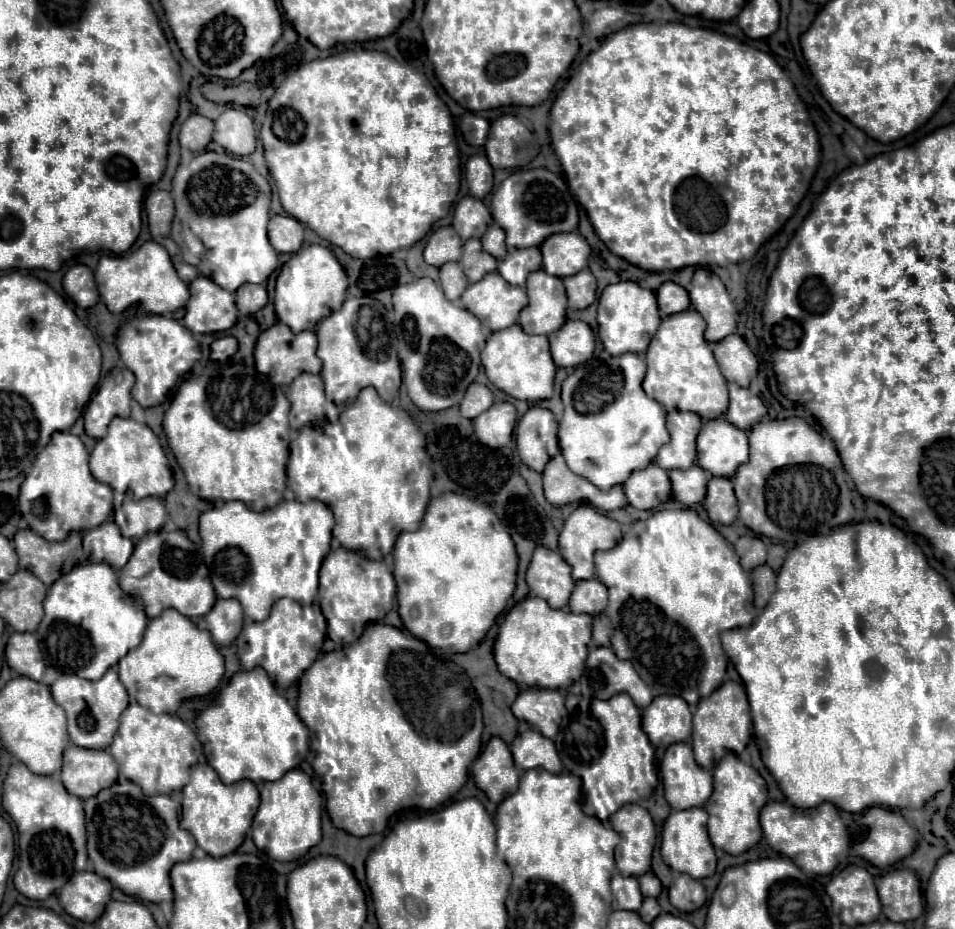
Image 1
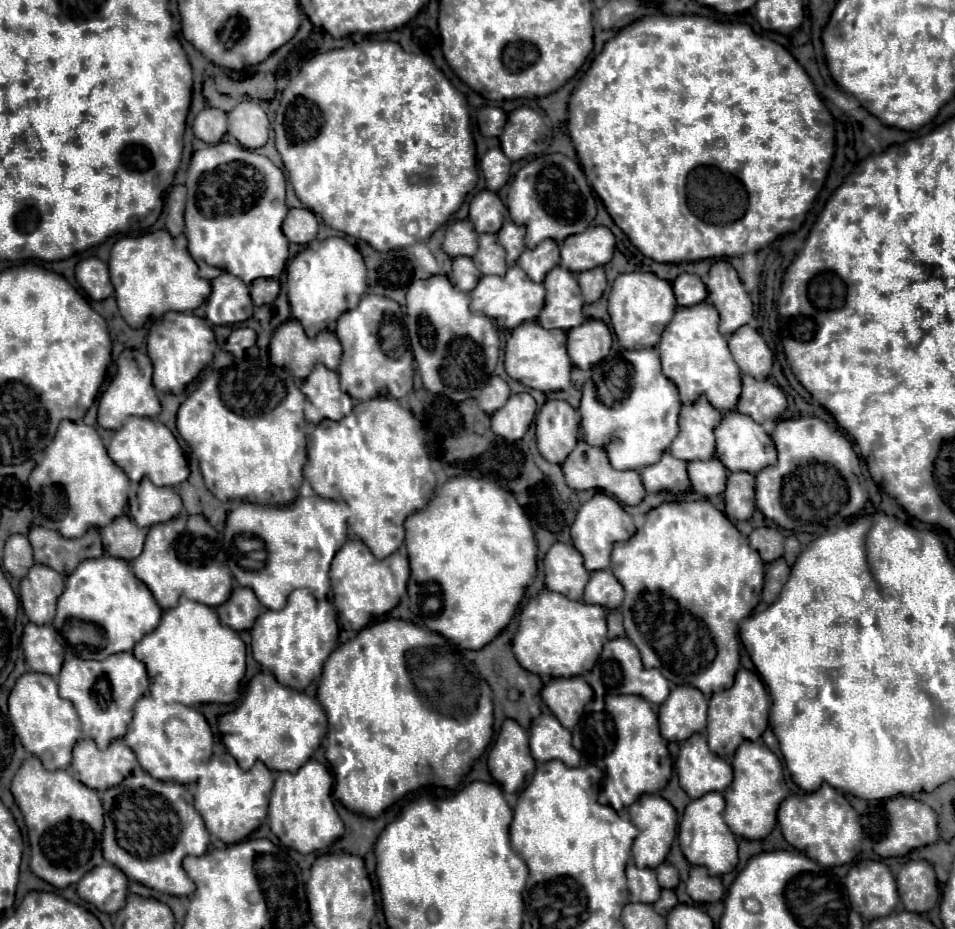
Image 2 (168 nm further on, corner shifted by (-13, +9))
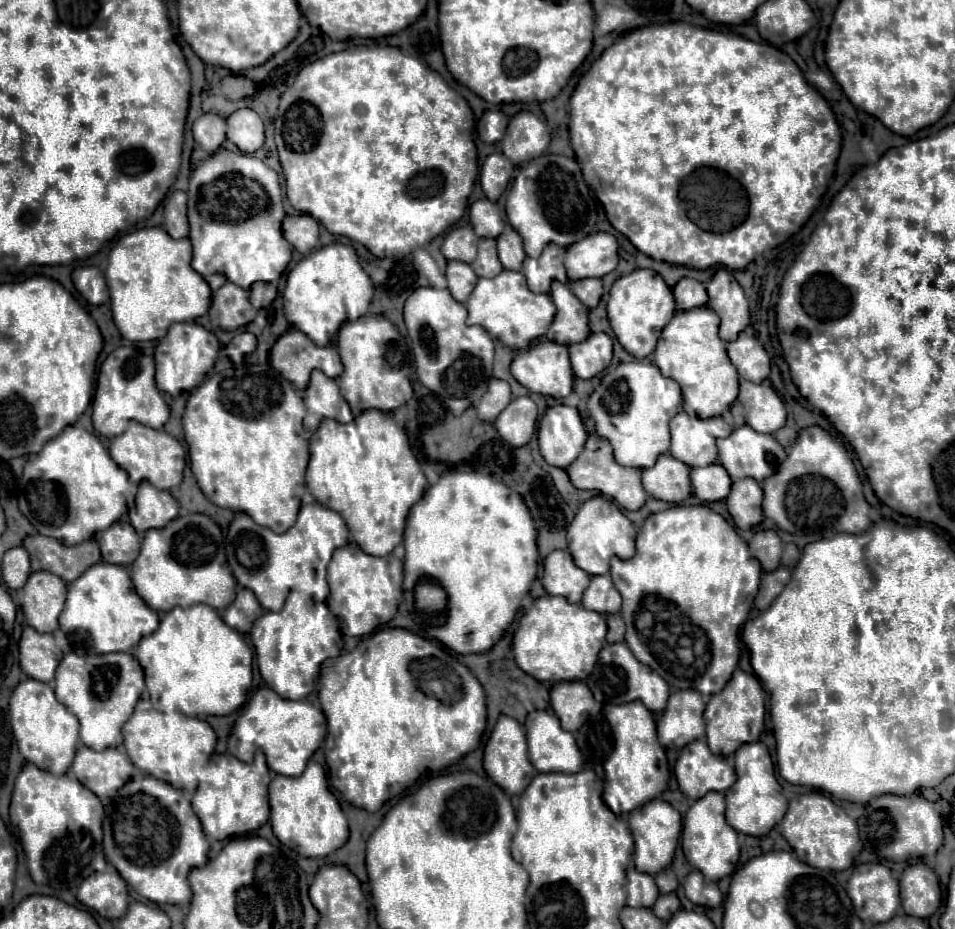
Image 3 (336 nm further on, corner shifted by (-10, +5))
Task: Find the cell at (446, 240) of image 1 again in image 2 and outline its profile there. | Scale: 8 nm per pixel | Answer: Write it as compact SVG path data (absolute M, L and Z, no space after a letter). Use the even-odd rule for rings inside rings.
M458 220L446 228L442 250L454 258L454 256L474 256L478 248L478 234L472 228L470 220Z

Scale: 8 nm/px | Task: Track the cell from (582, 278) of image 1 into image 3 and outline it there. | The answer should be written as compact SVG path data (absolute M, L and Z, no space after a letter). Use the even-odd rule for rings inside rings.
M585 278L585 280L577 280L577 282L569 282L569 288L573 288L573 294L587 308L595 308L599 304L601 294L603 294L599 278Z

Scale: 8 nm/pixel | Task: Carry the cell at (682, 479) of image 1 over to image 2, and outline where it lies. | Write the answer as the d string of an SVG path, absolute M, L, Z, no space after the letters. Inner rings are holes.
M710 458L706 462L688 462L688 476L692 490L708 498L724 492L728 470L724 468L724 464L720 464L720 460Z

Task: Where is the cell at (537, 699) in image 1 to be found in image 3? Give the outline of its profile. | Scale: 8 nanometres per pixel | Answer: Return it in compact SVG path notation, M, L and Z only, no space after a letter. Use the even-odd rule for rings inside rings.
M559 682L551 690L551 708L567 732L575 732L583 722L602 710L585 682Z

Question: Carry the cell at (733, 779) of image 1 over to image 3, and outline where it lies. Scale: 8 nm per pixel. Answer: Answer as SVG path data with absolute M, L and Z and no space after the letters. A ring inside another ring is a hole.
M763 742L743 744L735 752L735 772L737 772L737 782L725 792L727 822L737 832L751 836L765 836L777 822L781 822L781 816L785 816L787 808L787 800L779 790L781 784L775 778L773 760L769 756L767 746Z

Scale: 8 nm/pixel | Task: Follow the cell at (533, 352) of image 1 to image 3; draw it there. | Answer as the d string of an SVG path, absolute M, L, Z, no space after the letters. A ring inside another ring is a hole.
M541 340L539 344L531 346L529 350L519 352L511 364L511 374L517 378L519 384L529 388L531 392L537 392L543 396L553 396L553 398L569 396L573 390L573 380L575 380L567 346L553 344L549 340Z

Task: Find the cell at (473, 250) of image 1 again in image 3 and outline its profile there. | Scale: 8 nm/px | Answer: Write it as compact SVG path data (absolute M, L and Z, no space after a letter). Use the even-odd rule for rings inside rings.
M479 240L479 254L471 264L471 268L477 272L477 276L483 276L483 278L493 278L503 270L497 258L495 240Z

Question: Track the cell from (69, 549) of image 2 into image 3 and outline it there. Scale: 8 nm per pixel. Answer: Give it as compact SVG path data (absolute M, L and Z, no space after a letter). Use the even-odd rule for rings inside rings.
M27 536L23 548L29 552L31 570L49 570L67 584L81 576L89 566L101 562L99 546L95 540L81 542L77 546L63 546L59 540L49 536Z

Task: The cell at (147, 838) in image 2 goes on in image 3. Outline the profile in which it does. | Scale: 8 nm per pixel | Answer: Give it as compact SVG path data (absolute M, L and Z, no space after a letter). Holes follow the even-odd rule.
M143 776L125 784L105 806L103 852L139 896L157 904L185 906L191 902L187 876L191 868L207 864L209 840L181 790Z

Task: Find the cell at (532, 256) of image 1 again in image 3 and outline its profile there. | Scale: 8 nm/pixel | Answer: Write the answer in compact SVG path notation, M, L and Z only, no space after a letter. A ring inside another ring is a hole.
M549 244L545 246L539 258L525 258L523 274L527 278L531 292L549 294L549 284L553 280L561 280L561 284L569 282L563 268L563 256L565 256L565 248L557 244Z

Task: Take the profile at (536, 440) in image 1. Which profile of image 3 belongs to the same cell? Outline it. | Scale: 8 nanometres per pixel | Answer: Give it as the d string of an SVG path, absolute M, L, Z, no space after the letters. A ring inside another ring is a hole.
M557 404L547 408L539 424L539 448L547 464L569 468L569 464L583 452L587 430L577 408Z

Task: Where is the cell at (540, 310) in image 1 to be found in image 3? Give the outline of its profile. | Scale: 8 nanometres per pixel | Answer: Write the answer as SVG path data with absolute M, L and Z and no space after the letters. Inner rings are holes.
M561 282L551 284L551 298L557 306L557 314L545 338L549 342L565 346L587 340L587 336L591 334L587 326L589 310L581 304L581 300L577 300L577 296L573 296L573 292Z

